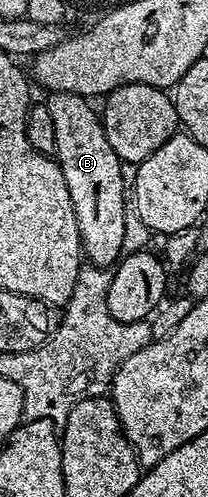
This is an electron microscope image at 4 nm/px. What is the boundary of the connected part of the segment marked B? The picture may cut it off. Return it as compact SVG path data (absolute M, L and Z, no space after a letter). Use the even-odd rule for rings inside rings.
M57 91L47 96L50 118L54 120L54 156L62 169L62 177L66 177L66 185L70 189L70 201L74 201L74 217L78 221L80 234L80 250L83 258L95 267L111 268L125 254L122 249L122 237L126 233L125 212L126 183L124 187L124 171L122 160L114 149L110 149L110 141L106 141L106 133L101 116L91 107L89 100L83 95L62 93Z

